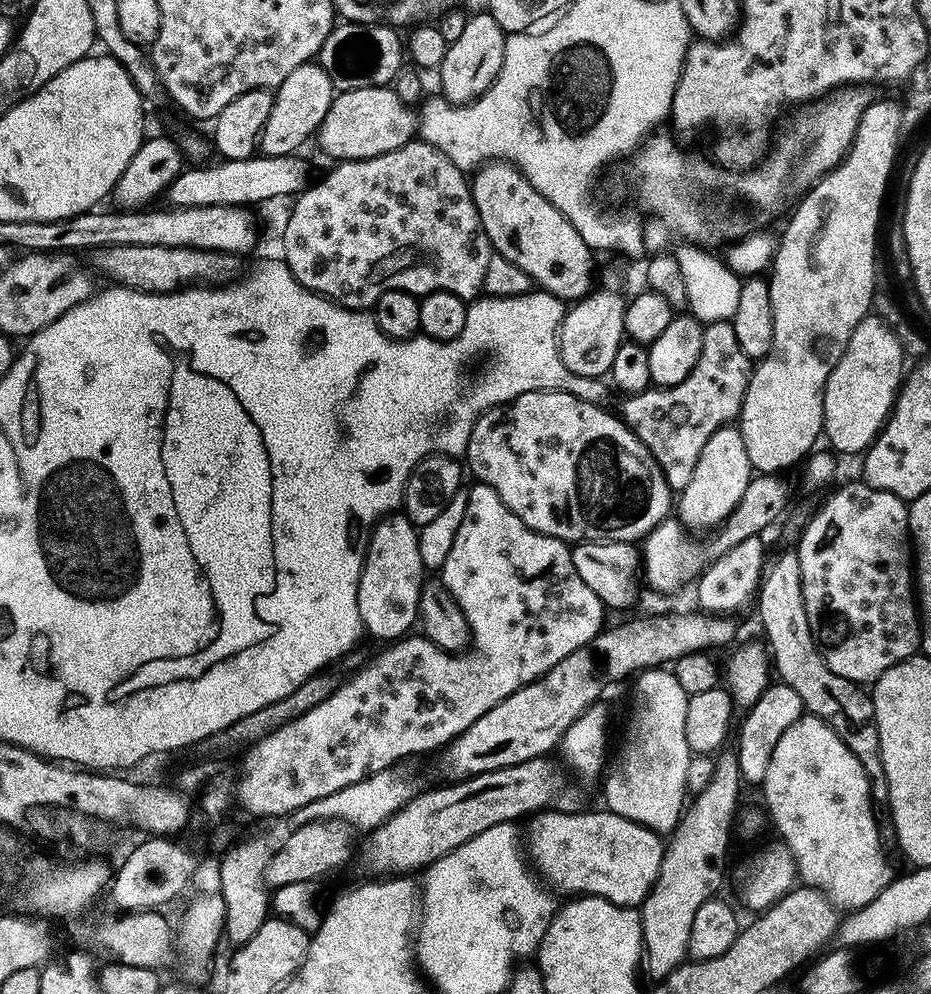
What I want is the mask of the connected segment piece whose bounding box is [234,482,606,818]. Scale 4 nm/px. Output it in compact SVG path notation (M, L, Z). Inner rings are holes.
M479 482L473 483L473 485L468 488L468 505L466 506L466 514L462 517L462 526L458 526L458 535L454 538L454 547L450 549L450 554L442 569L443 582L458 602L458 606L468 623L472 649L463 654L447 652L438 646L434 646L434 642L427 640L423 634L412 634L383 647L386 649L374 657L365 668L358 669L349 680L347 677L341 683L340 688L334 690L334 694L330 694L330 698L326 698L326 702L318 702L318 706L314 706L314 710L306 710L306 714L302 714L298 718L294 718L294 722L274 730L274 734L262 738L262 742L258 742L244 753L242 757L244 765L240 768L240 781L235 781L234 784L234 800L237 805L240 803L250 815L288 818L299 808L307 806L308 803L316 802L319 799L326 798L327 795L334 794L335 791L342 790L344 787L362 782L376 772L386 770L392 764L407 761L410 758L407 756L420 756L423 752L434 751L433 753L435 753L437 750L443 749L444 745L449 744L455 736L462 734L470 726L474 726L474 722L478 722L478 718L482 718L482 714L486 714L486 710L498 706L498 702L510 698L510 694L514 694L522 686L539 680L551 668L558 666L558 662L562 662L562 658L574 654L574 650L589 644L605 627L606 609L604 603L600 601L598 594L594 594L594 590L590 590L590 586L586 586L586 582L582 582L582 578L578 578L578 570L574 570L571 547L558 538L543 536L534 530L530 530L522 522L522 518L518 518L506 507L502 498L498 498L498 494L490 486Z

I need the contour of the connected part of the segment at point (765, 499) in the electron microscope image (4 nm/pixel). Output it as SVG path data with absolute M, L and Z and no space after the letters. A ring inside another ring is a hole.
M756 474L746 486L746 494L742 494L742 502L738 502L738 506L734 506L734 510L724 519L724 523L715 529L713 538L709 544L699 544L698 541L692 541L689 533L686 531L679 519L669 518L661 522L660 525L652 531L648 536L645 536L642 541L642 580L643 583L648 583L656 592L676 592L683 584L691 585L693 581L699 577L704 571L706 565L713 558L726 554L731 547L734 547L738 542L743 542L751 536L760 536L764 531L771 529L785 515L788 504L788 484L776 474Z

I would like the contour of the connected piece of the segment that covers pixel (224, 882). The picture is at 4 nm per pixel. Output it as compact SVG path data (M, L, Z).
M246 840L229 847L220 864L220 892L224 895L224 908L228 911L228 936L236 946L250 942L258 928L270 916L270 892L266 887L264 872L268 869L270 847L264 840Z

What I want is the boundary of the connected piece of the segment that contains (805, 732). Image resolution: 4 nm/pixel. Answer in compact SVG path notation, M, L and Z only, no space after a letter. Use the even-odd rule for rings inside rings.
M804 714L801 715L798 722L794 722L794 726L790 726L790 730L786 730L786 734L782 734L782 738L778 738L778 746L774 746L774 754L770 758L770 766L766 770L766 778L762 785L764 800L768 803L767 815L770 817L771 823L772 820L776 823L776 828L780 831L781 838L784 839L781 840L783 847L792 853L792 859L796 861L799 879L807 887L814 888L817 892L823 892L828 897L828 901L840 910L866 907L872 901L872 897L894 876L894 872L888 869L888 860L884 857L883 846L880 845L880 832L876 829L875 818L872 817L872 788L868 785L868 781L870 781L870 775L864 769L862 762L843 744L832 729L819 717Z

